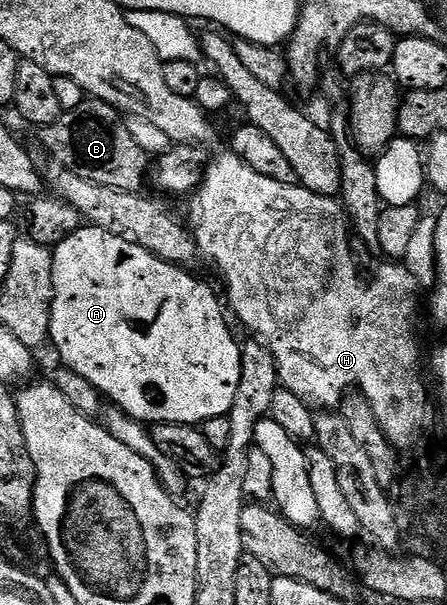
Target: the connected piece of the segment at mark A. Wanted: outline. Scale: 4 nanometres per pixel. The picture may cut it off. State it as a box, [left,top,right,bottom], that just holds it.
[49,226,241,426]

